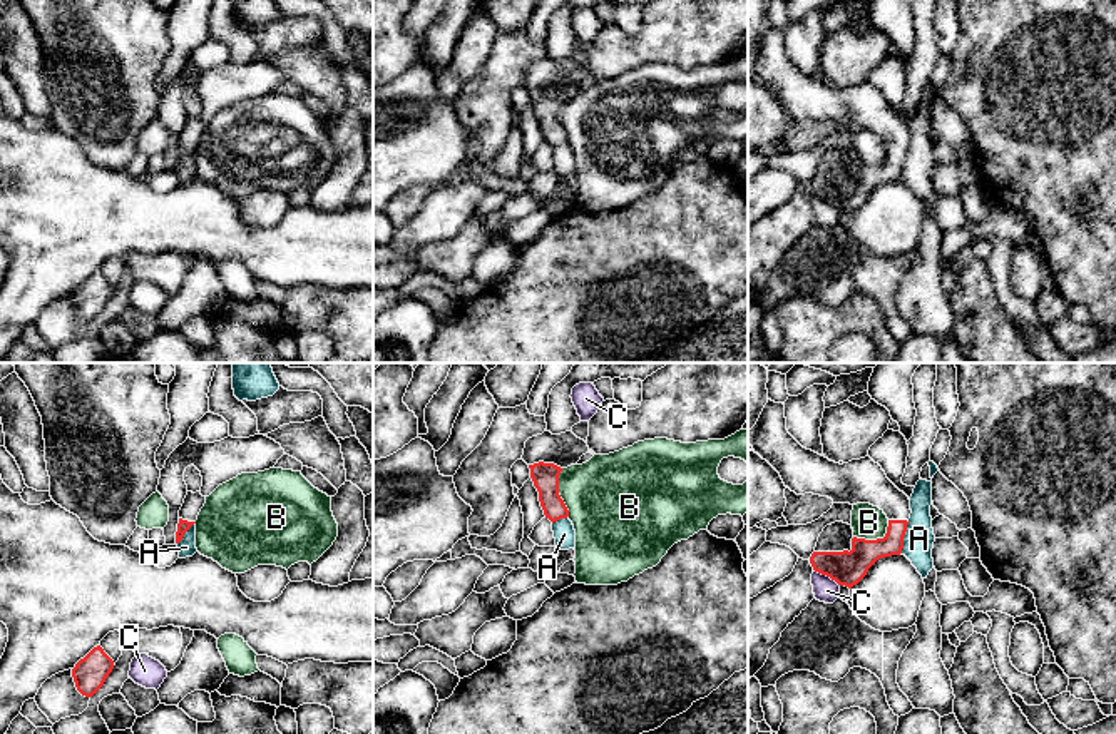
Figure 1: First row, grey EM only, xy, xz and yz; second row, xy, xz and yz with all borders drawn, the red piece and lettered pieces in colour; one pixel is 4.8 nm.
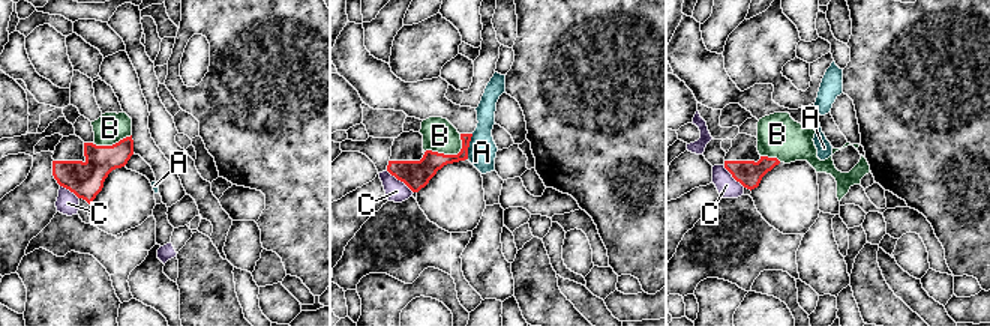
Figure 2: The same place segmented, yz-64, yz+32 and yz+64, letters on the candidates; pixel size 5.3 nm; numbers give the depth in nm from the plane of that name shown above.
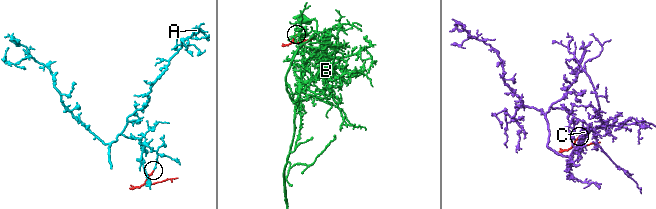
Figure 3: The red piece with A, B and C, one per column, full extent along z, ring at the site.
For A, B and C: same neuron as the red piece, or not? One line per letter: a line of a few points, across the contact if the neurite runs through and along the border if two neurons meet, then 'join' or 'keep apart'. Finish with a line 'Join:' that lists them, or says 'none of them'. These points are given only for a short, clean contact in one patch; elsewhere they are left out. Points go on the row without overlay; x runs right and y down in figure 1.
A: line yz (909, 147), (900, 178); keep apart
B: line xz (561, 94), (559, 122), (569, 141); keep apart
C: keep apart
Join: none of them

